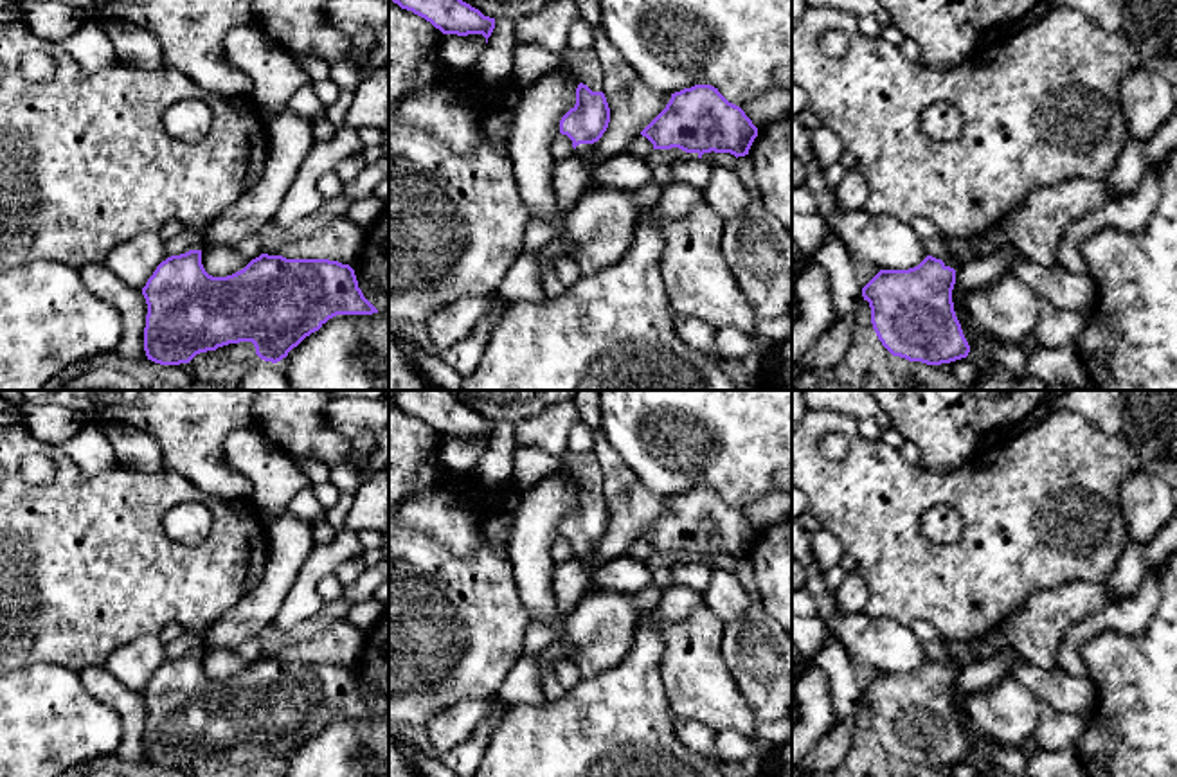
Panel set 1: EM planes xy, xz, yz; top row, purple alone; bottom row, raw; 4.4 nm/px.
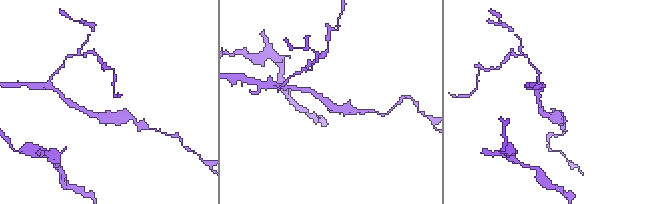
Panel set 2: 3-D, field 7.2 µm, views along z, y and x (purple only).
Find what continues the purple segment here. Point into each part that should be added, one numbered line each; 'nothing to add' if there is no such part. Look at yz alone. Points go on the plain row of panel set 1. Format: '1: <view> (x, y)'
1: yz (1035, 632)

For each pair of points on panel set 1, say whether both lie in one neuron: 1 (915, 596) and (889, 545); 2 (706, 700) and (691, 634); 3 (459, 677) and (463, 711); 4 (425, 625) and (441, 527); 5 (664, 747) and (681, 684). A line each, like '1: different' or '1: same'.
1: same
2: same
3: different
4: different
5: different

